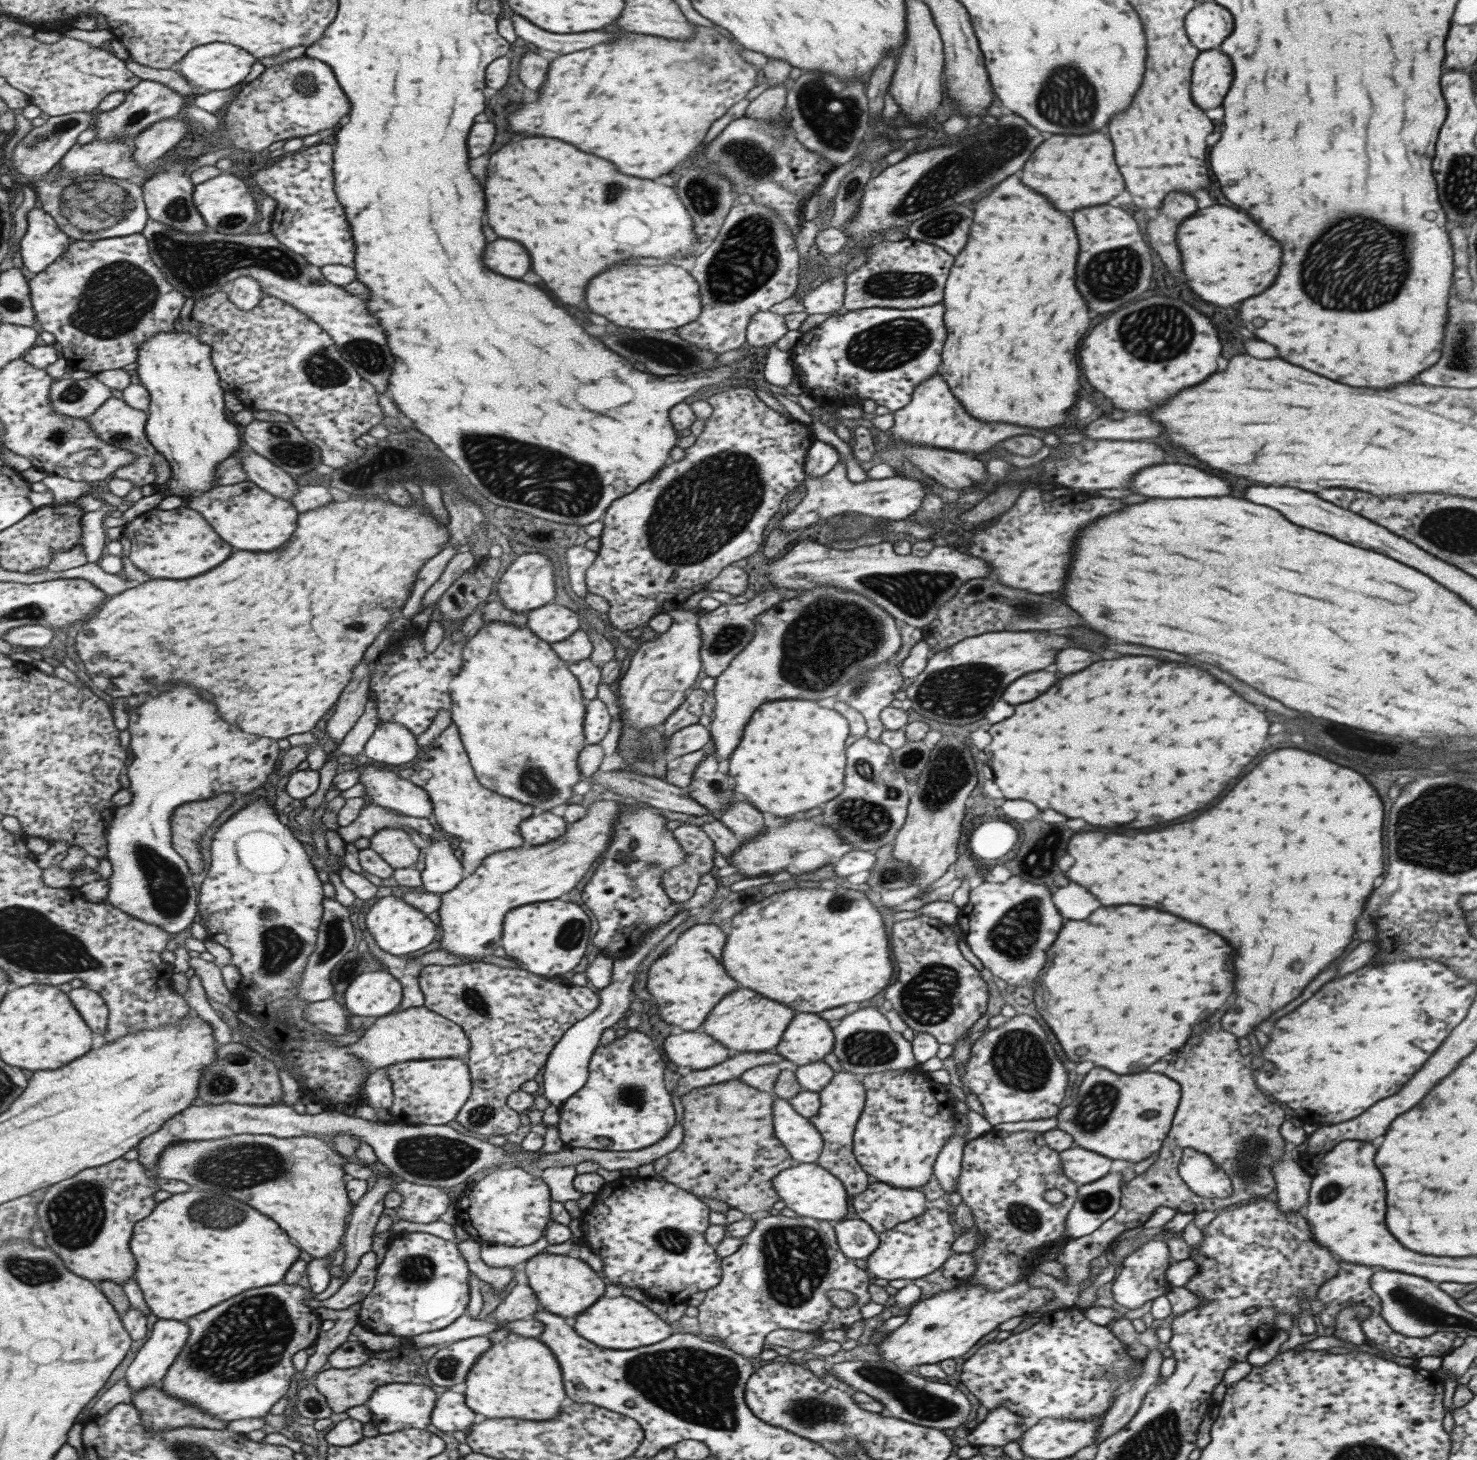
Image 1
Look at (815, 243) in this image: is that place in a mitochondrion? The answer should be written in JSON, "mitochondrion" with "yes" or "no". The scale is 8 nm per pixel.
{"mitochondrion":"no"}

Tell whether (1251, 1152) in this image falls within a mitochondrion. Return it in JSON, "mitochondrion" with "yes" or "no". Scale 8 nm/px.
{"mitochondrion":"yes"}

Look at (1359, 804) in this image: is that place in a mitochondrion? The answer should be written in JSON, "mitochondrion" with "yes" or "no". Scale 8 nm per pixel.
{"mitochondrion":"no"}

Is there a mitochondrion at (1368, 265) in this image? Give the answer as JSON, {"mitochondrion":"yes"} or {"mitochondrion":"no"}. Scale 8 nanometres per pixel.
{"mitochondrion":"yes"}

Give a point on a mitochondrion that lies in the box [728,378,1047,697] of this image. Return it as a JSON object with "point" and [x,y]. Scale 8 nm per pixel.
{"point":[830,637]}

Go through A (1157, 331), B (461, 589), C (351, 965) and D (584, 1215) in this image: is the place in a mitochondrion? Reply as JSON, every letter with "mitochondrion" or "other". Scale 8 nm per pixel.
{"A":"mitochondrion","B":"other","C":"mitochondrion","D":"other"}

